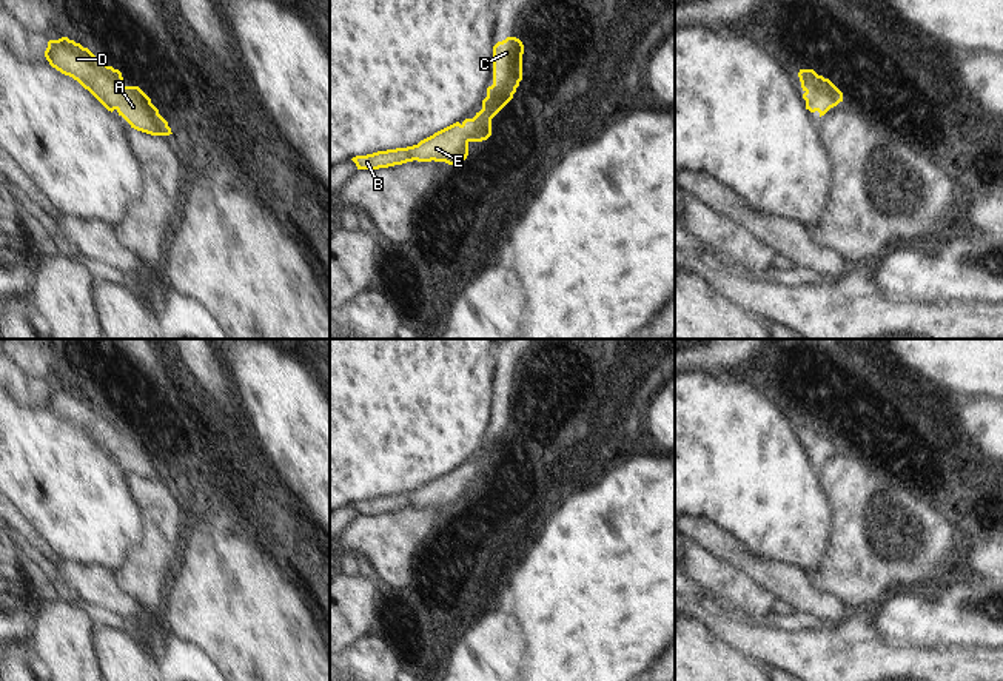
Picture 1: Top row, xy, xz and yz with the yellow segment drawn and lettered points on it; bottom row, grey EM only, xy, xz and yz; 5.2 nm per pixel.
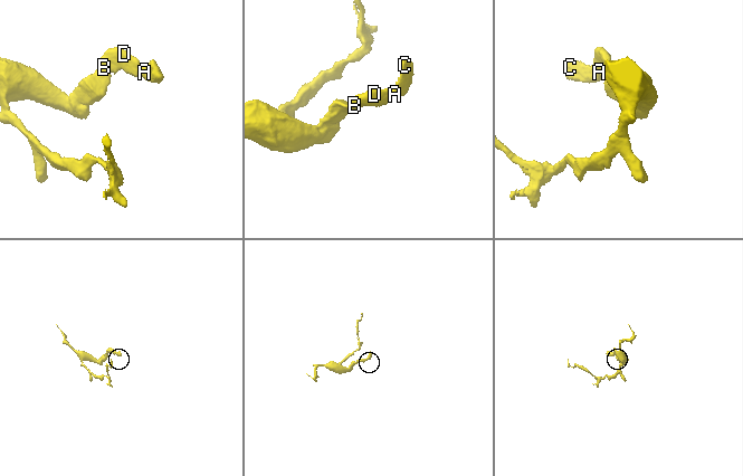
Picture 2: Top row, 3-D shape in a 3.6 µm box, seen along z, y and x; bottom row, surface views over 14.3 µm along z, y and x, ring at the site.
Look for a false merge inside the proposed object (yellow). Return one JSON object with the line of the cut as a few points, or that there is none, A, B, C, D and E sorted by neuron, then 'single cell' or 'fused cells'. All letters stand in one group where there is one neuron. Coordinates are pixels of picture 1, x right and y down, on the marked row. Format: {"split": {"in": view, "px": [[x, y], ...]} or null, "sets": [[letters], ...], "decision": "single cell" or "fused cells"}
{"split": null, "sets": [["A", "B", "C", "D", "E"]], "decision": "single cell"}

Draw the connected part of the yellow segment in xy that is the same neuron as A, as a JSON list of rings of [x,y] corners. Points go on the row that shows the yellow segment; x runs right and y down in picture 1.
[[[62,37],[48,42],[45,57],[52,68],[77,80],[108,111],[116,109],[131,128],[151,136],[173,134],[151,99],[139,86],[125,86],[122,72],[88,48]]]

